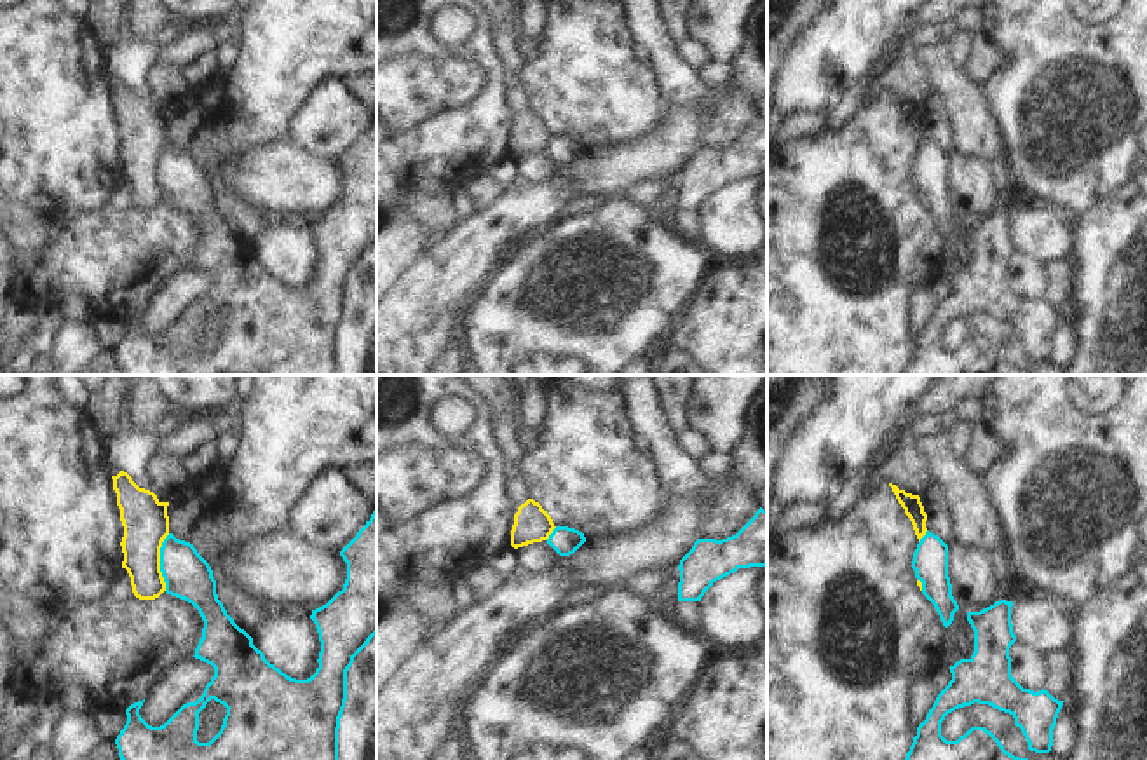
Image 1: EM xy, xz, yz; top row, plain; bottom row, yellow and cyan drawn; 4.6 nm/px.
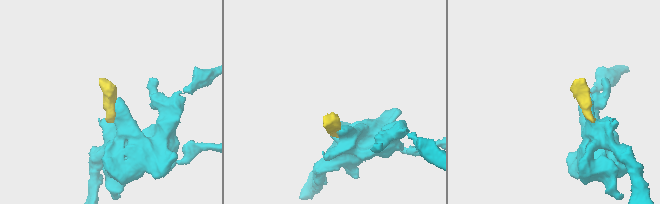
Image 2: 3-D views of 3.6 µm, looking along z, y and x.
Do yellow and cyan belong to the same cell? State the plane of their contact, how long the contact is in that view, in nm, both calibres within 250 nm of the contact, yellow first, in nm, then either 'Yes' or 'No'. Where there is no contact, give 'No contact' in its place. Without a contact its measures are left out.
Touches yellow in xy. Shared border 260 nm. Thickness 220 nm (yellow) against 220 nm. No.

